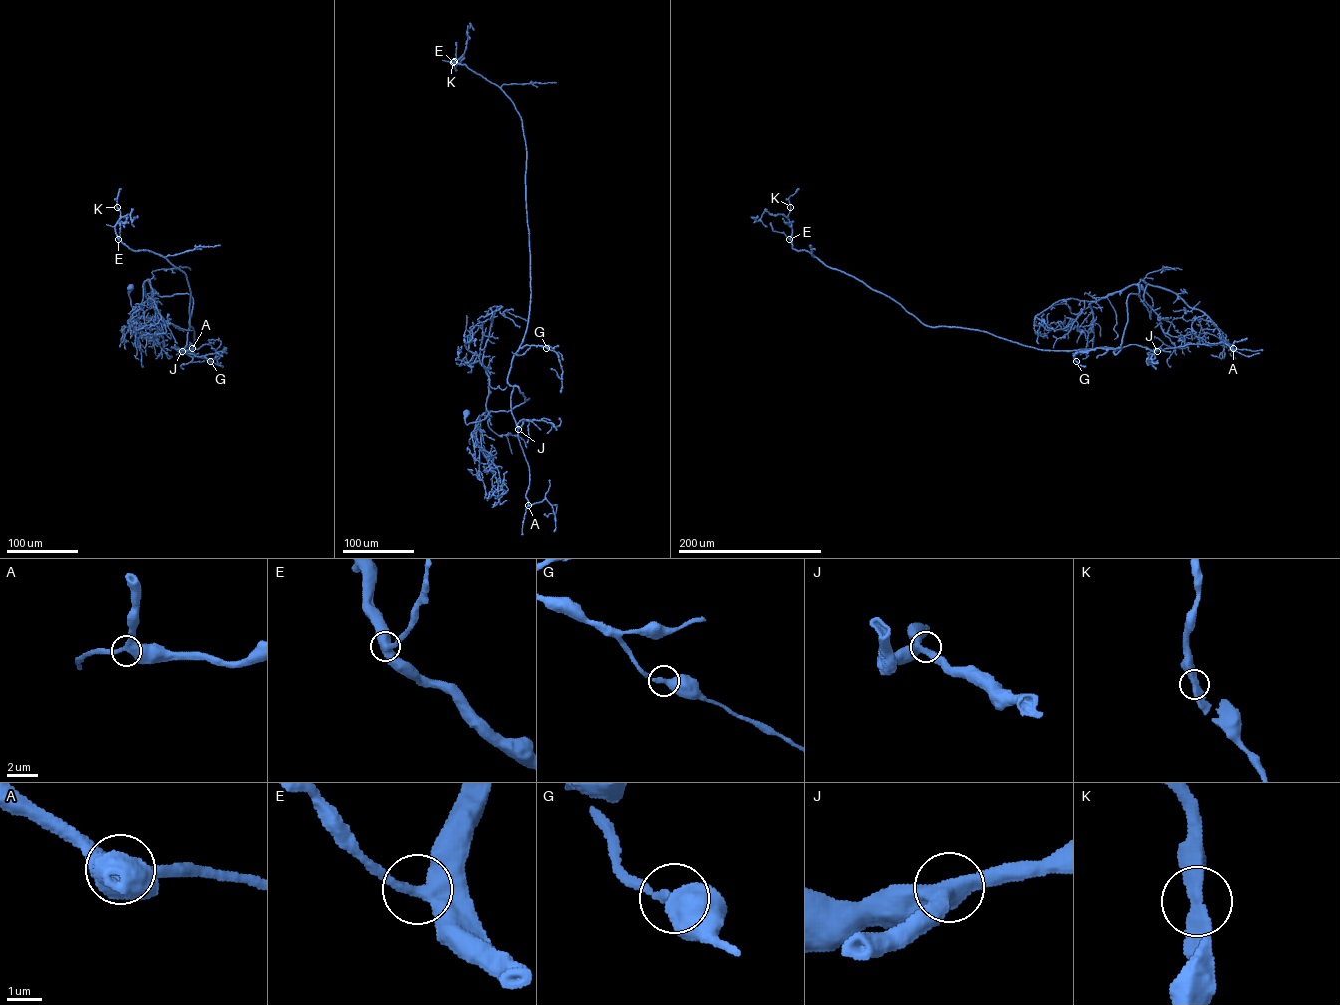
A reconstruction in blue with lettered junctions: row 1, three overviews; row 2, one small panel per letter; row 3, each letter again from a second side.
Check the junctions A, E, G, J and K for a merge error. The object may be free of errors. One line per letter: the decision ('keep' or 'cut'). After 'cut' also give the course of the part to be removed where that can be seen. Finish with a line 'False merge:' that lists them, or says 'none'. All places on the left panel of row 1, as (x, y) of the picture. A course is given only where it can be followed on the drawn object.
A: keep
E: keep
G: keep
J: keep
K: keep
False merge: none

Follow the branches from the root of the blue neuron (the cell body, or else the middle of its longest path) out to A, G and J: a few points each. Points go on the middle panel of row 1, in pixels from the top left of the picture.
A: (466, 412), (467, 425), (485, 419), (487, 410), (508, 411), (529, 398), (513, 387), (528, 505)
G: (466, 412), (467, 425), (527, 400), (507, 382), (513, 355), (527, 345), (546, 348)
J: (466, 412), (467, 425), (485, 419), (487, 410), (512, 409), (529, 398), (516, 385), (511, 410), (518, 429)

